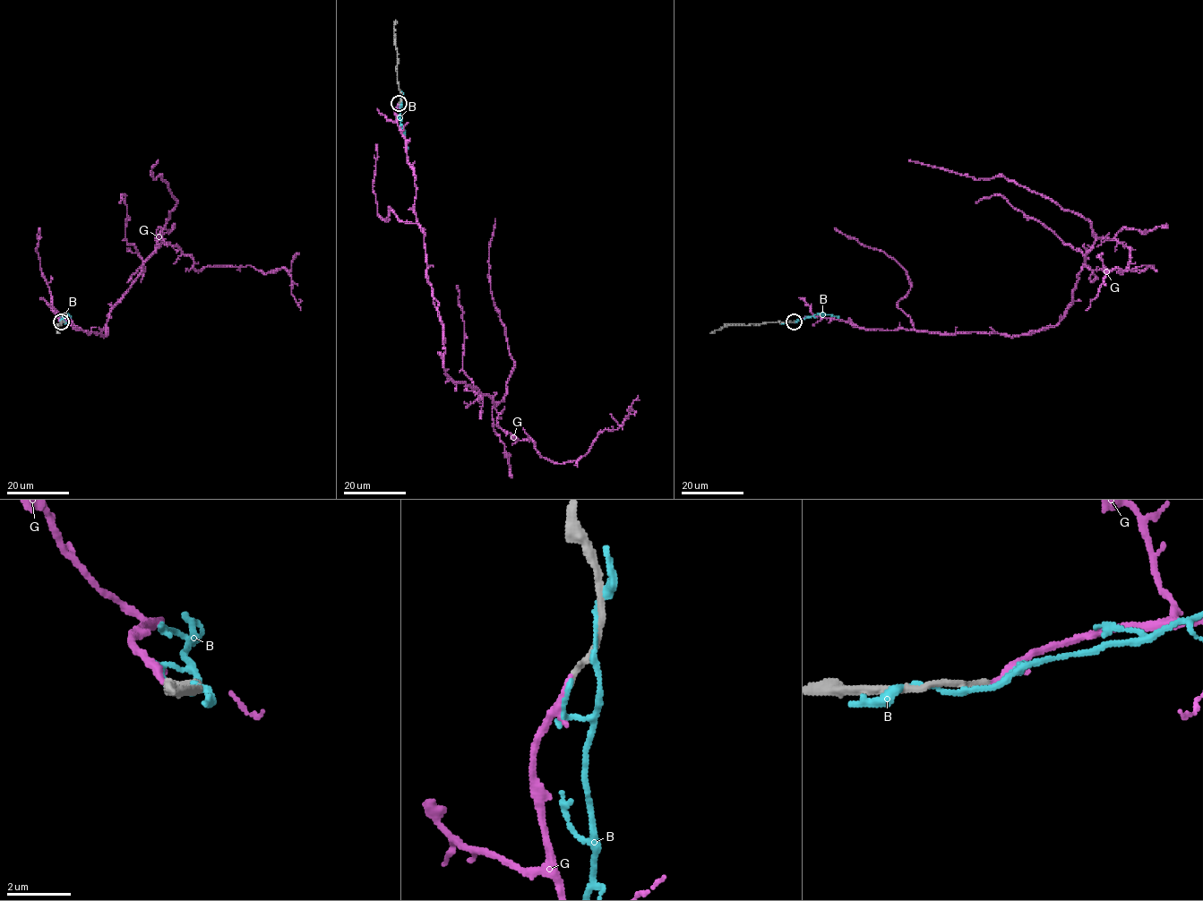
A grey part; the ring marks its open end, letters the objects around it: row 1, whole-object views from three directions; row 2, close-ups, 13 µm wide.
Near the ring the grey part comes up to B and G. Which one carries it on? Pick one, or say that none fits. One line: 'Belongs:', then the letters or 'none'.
Belongs: G

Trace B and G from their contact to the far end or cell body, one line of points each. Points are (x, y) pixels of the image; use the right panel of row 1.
B: (794, 321), (822, 314), (839, 317)
G: (794, 321), (1031, 334), (1063, 315), (1098, 237), (1129, 248), (1130, 270), (1153, 266), (1112, 269), (1086, 310)

